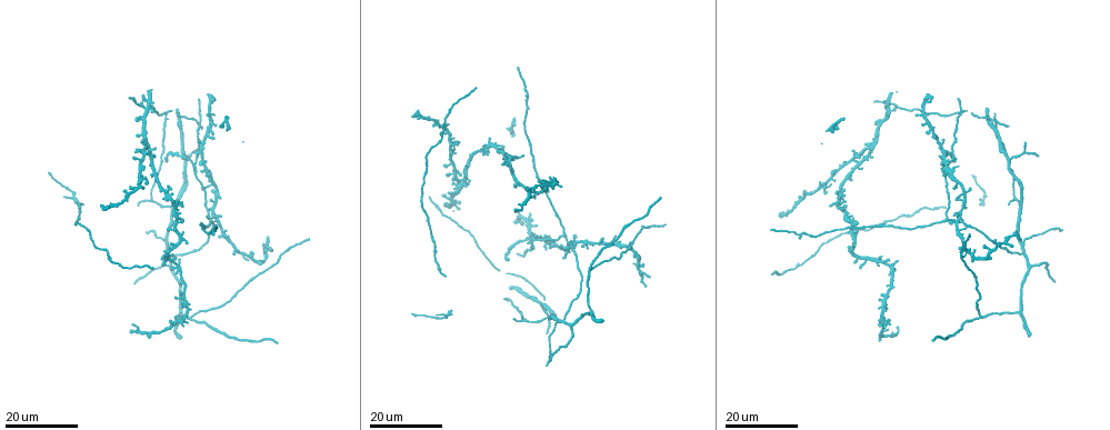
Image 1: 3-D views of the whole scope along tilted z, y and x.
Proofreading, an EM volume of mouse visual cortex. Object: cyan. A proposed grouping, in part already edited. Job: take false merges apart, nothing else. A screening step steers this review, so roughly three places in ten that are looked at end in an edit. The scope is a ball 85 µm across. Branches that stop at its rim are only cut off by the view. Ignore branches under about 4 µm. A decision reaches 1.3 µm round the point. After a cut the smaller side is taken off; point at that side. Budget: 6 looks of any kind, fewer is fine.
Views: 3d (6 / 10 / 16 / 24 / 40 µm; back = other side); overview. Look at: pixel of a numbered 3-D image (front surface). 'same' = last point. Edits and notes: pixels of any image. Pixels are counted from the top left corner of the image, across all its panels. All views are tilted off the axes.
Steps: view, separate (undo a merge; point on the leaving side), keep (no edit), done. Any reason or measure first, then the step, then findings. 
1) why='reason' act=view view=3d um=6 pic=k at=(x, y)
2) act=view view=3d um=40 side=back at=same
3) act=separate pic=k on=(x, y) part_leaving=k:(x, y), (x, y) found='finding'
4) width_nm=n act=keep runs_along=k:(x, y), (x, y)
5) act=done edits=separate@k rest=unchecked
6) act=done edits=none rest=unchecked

act=view view=3d um=16 pic=1 at=(1025, 241)

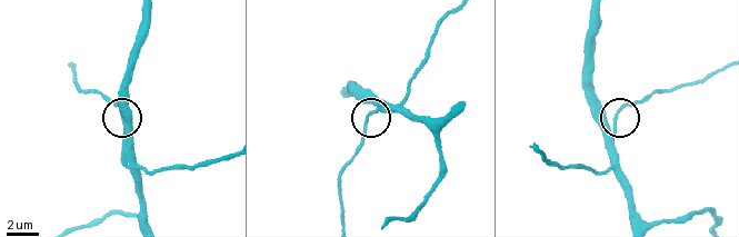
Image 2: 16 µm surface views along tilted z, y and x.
act=view view=3d um=10 pic=2 at=(617, 123)

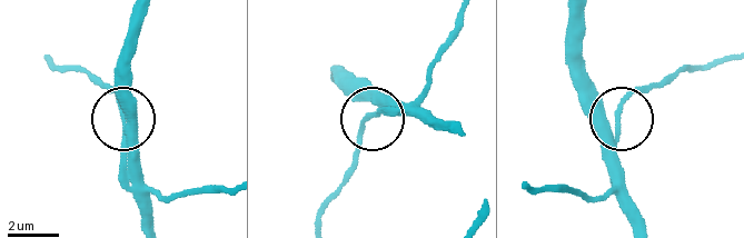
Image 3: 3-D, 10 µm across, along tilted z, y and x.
act=keep runs_along=3:(579, 17), (601, 112), (618, 117), (665, 78) found='continuous, no second neuron'

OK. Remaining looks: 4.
why='three arms meet' act=view view=3d um=16 pic=1 at=(1019, 204)

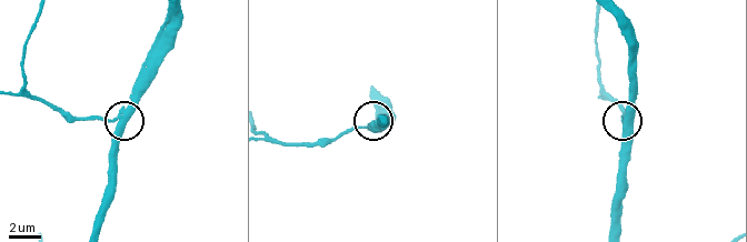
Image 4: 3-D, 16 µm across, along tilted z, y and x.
act=view view=3d um=10 pic=4 at=(115, 122)

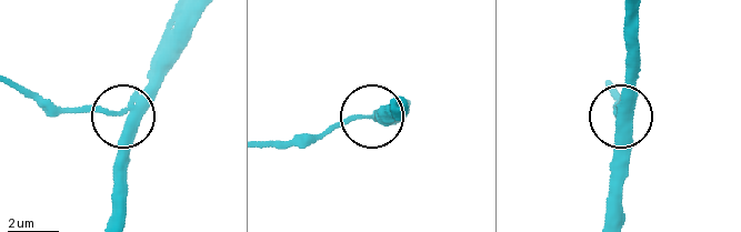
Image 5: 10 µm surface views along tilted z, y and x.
width_nm=360 act=keep runs_along=5:(196, 16), (181, 53), (128, 110), (113, 117), (49, 110) found='one neuron here'

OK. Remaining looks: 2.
why='thin arm on a thick one' act=view view=3d um=24 pic=1 at=(526, 320)

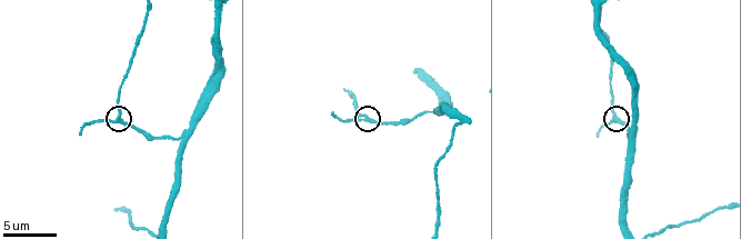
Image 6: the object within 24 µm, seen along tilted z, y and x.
act=view view=3d um=6 pic=6 at=(368, 118)

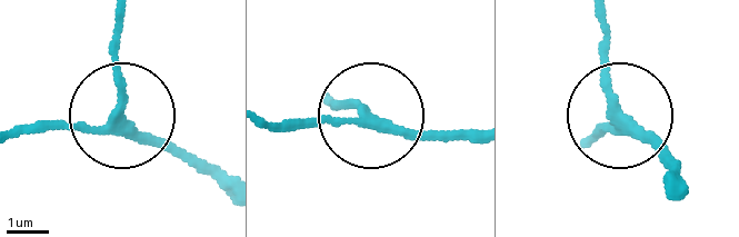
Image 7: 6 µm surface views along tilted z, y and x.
side_arm_um=28 arms=3 act=keep found='all the same neuron'

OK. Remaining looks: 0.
act=done edits=none rest=unchecked

